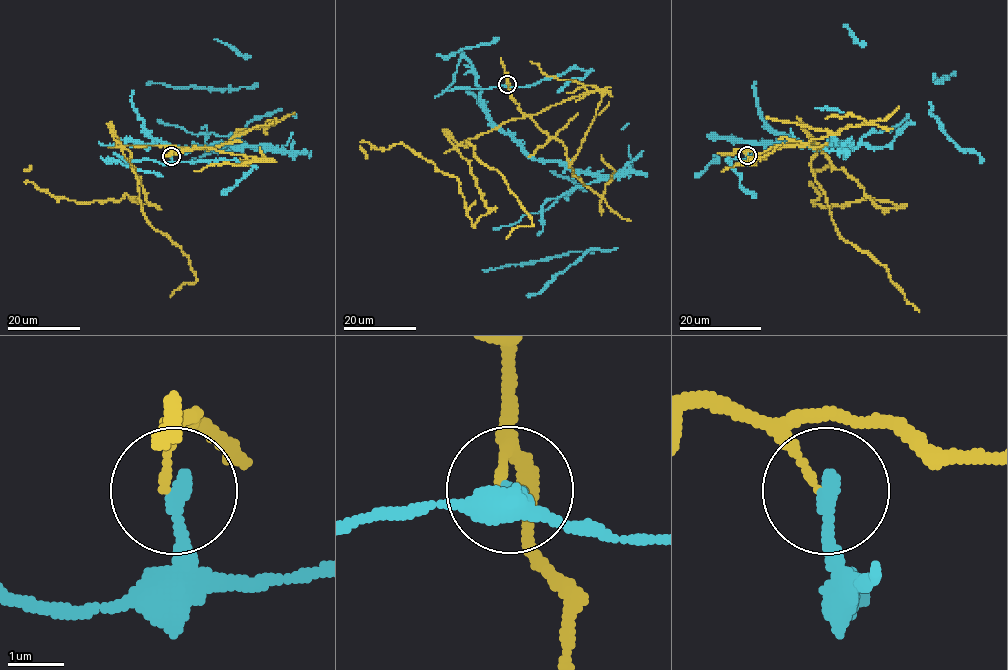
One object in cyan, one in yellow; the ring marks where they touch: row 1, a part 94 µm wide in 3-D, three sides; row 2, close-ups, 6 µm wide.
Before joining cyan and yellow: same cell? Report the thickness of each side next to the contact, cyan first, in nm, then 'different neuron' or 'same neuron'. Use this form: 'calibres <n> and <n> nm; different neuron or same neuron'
calibres 280 and 120 nm; different neuron

